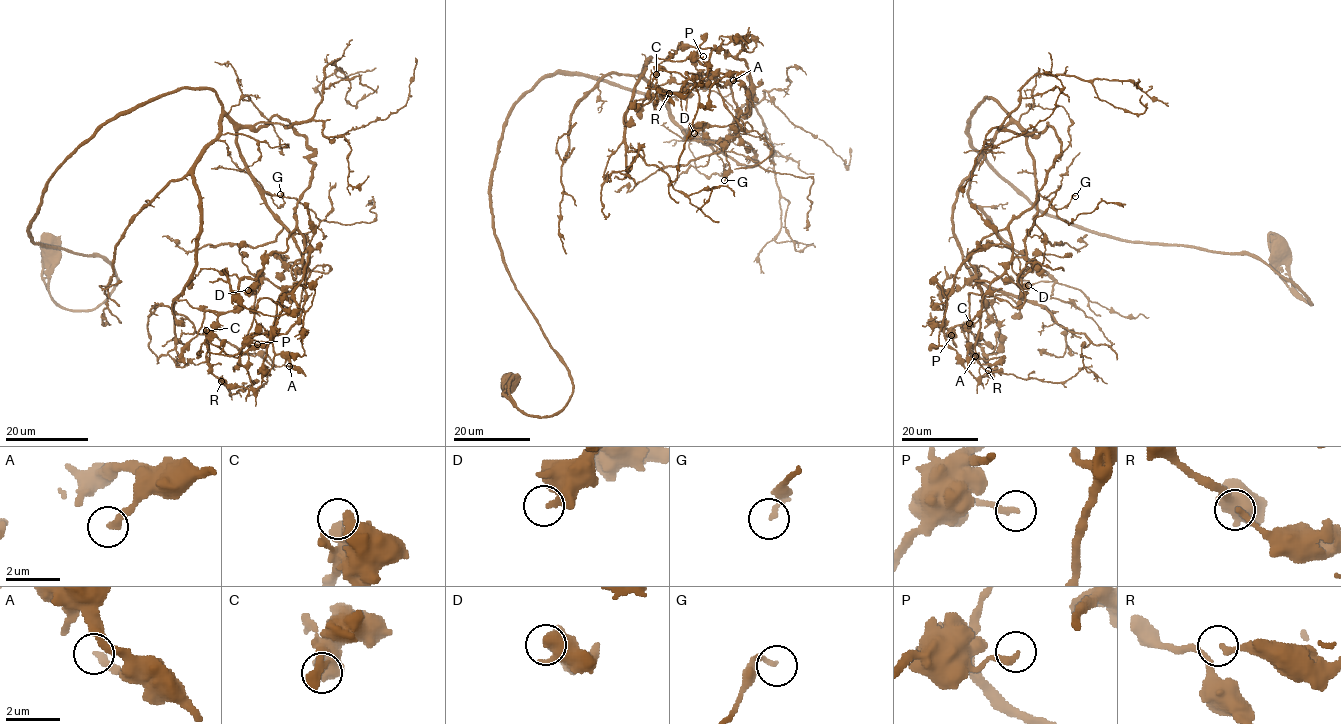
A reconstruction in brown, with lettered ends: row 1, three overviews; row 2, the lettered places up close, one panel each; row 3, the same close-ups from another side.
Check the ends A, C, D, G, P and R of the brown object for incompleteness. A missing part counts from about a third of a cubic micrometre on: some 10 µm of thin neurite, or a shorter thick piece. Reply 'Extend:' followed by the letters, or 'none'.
Extend: none

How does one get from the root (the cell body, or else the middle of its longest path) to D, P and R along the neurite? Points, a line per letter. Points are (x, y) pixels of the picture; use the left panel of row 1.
D: (51, 248), (50, 297), (98, 308), (114, 269), (29, 237), (48, 178), (211, 88), (305, 268), (248, 290)
P: (51, 248), (50, 297), (98, 308), (114, 269), (29, 237), (48, 178), (211, 88), (305, 272), (257, 344)
R: (51, 248), (98, 308), (114, 269), (29, 237), (48, 178), (211, 88), (305, 272), (221, 381)

